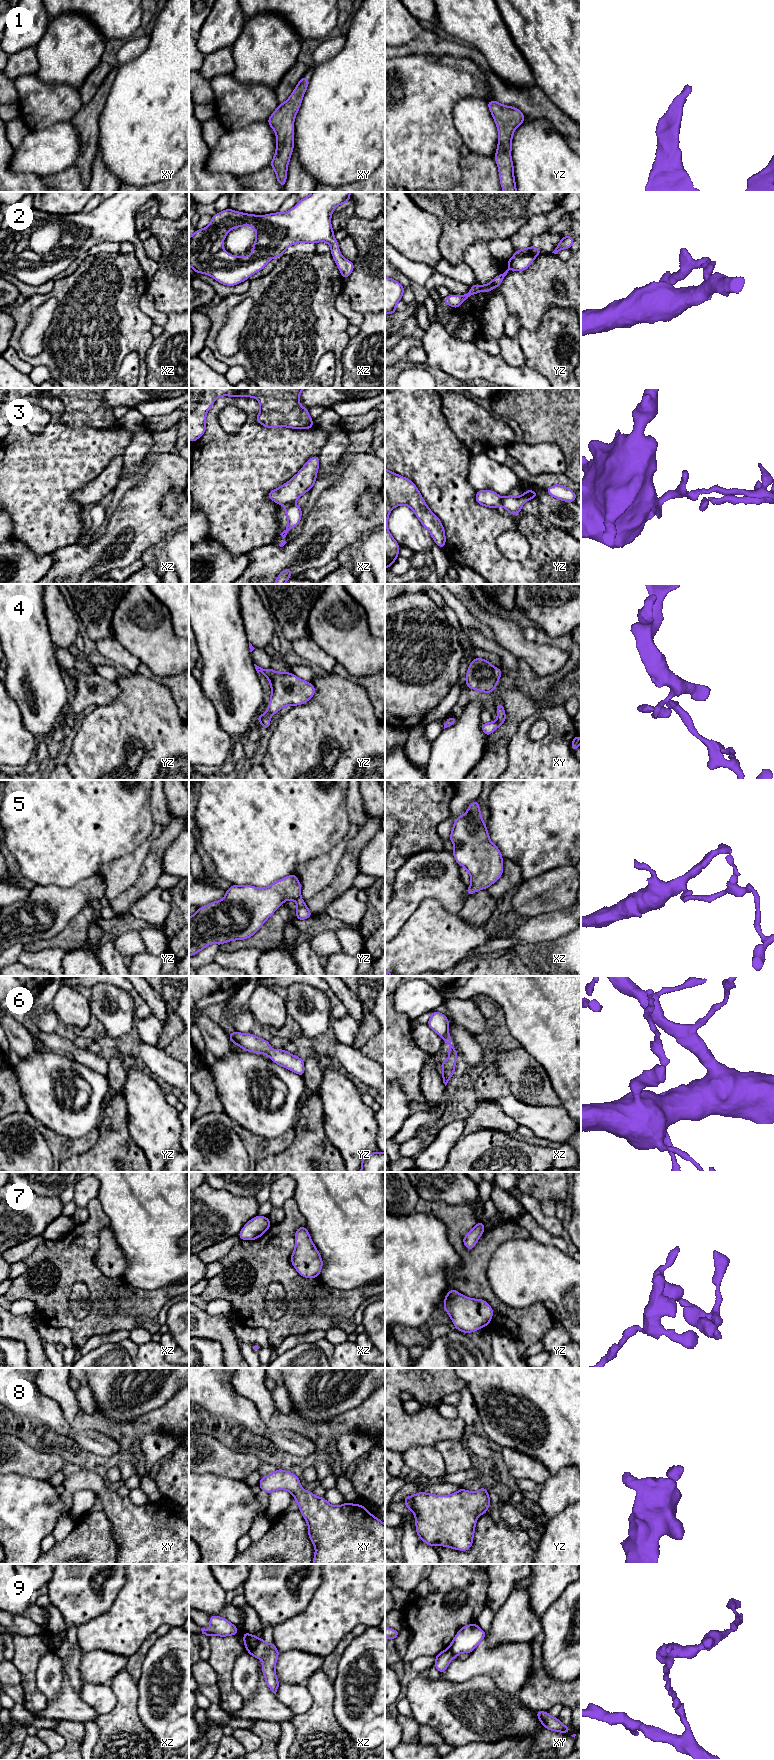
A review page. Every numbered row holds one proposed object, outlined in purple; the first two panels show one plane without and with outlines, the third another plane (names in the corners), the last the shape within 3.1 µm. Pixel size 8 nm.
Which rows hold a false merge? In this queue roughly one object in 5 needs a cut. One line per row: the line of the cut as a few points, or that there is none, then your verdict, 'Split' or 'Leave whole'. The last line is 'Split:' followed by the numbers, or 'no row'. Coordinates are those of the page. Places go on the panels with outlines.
1: No split. Leave whole
2: No split. Leave whole
3: Split along xz (292, 502), (285, 507). Split
4: No split. Leave whole
5: No split. Leave whole
6: No split. Leave whole
7: No split. Leave whole
8: No split. Leave whole
9: Split along xz (259, 1638), (256, 1647), (250, 1654). Split
Split: 3, 9

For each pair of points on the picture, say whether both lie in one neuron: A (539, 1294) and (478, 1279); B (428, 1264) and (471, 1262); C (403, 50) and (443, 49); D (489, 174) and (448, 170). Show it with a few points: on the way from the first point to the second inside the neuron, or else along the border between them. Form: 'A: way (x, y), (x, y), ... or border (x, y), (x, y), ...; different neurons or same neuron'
A: border (490, 1258), (487, 1279), (503, 1302); different neurons
B: border (449, 1242), (460, 1267), (447, 1273), (448, 1282); different neurons
C: way (413, 47), (433, 47); same neuron
D: border (460, 157), (462, 181); different neurons

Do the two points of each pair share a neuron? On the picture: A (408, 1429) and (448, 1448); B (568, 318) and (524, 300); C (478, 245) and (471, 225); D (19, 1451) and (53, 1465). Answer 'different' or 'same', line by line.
A: different
B: different
C: different
D: same

